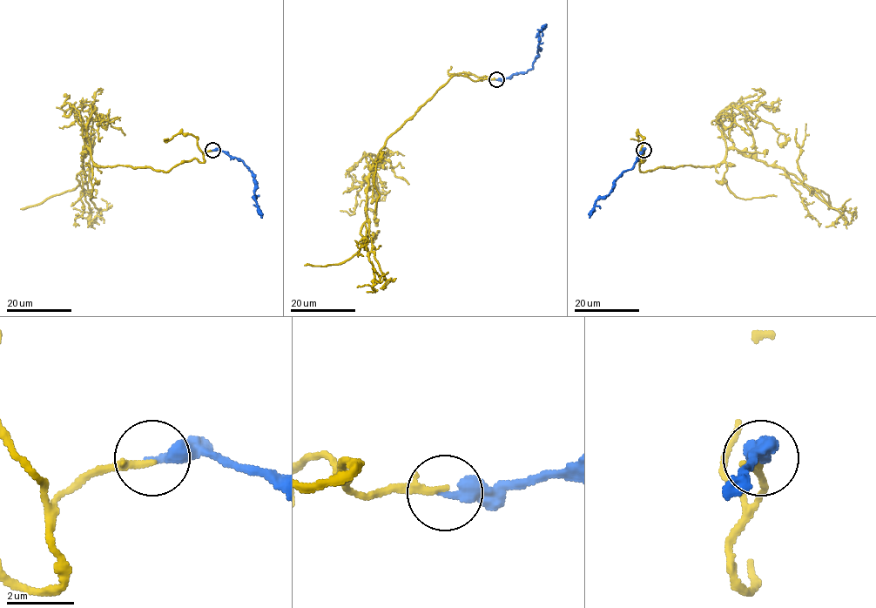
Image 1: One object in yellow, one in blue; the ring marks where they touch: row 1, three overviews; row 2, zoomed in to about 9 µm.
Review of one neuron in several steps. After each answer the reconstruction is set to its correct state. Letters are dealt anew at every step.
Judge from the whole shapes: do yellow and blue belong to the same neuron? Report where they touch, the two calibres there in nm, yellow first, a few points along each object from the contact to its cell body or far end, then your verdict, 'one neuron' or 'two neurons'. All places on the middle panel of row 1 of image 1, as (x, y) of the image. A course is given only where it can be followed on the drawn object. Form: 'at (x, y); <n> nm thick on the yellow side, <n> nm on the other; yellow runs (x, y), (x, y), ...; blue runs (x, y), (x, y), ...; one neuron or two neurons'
at (496, 79); 240 nm thick on the yellow side, 400 nm on the other; yellow runs (496, 79), (454, 75), (387, 138), (373, 164), (367, 219), (360, 232), (375, 277), (373, 288), (357, 287); blue runs (496, 80), (524, 73), (532, 68), (538, 50), (538, 33), (546, 24); one neuron

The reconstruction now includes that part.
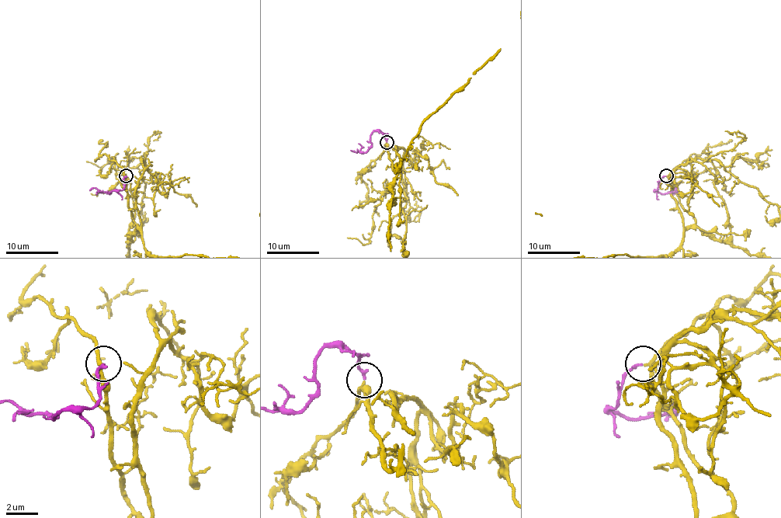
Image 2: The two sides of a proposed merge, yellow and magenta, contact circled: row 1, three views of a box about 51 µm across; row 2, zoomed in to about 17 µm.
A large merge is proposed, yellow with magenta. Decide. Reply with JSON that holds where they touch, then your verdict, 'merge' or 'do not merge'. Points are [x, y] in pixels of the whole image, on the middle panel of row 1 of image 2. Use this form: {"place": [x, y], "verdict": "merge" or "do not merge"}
{"place": [387, 142], "verdict": "merge"}

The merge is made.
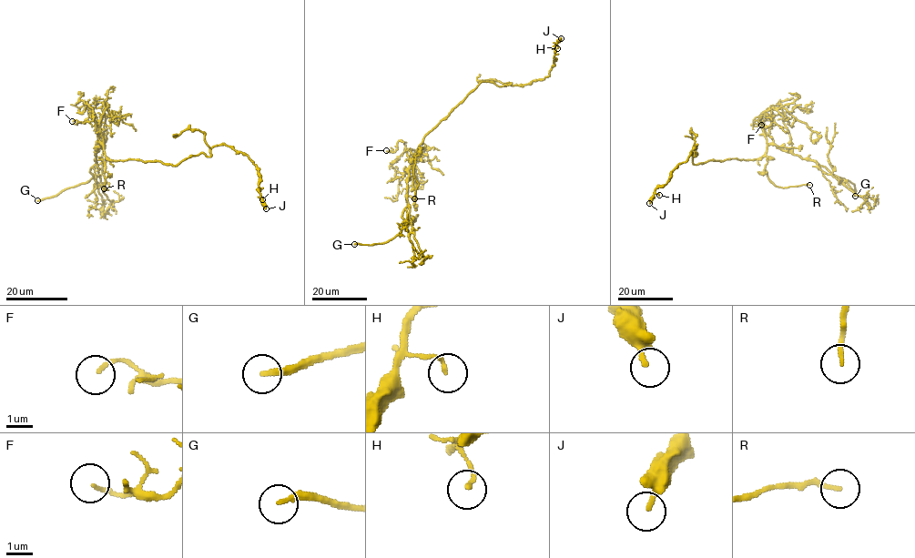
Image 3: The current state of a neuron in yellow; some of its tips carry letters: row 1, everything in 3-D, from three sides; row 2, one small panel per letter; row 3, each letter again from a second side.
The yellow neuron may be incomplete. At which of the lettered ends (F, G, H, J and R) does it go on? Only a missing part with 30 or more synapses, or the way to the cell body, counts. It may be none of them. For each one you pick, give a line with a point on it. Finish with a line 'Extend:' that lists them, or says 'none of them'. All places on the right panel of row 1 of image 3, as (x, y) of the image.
G: Place: (855, 196)
R: Place: (809, 185)
Extend: G, R

